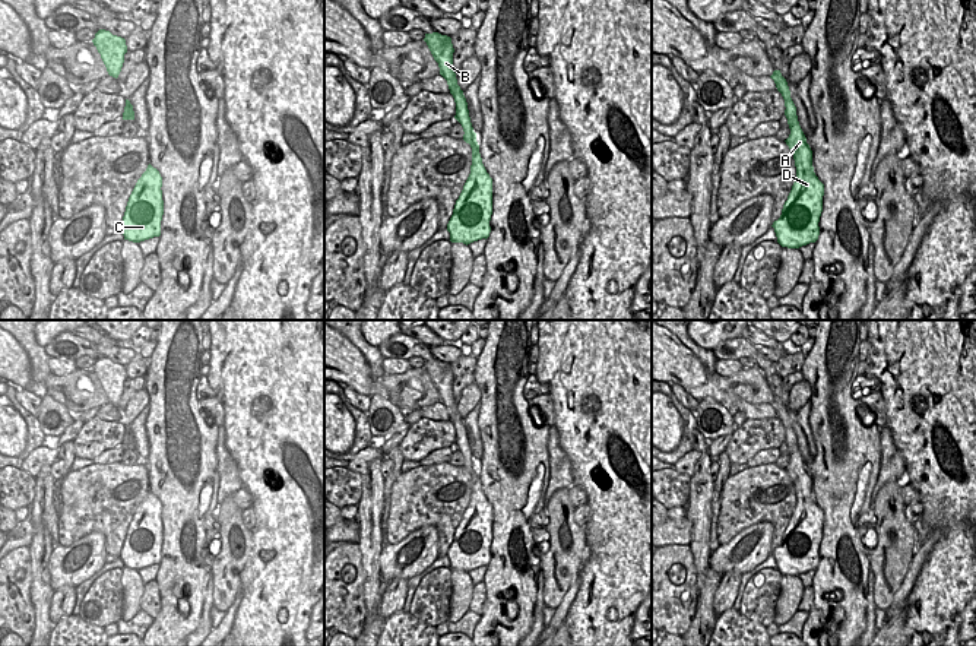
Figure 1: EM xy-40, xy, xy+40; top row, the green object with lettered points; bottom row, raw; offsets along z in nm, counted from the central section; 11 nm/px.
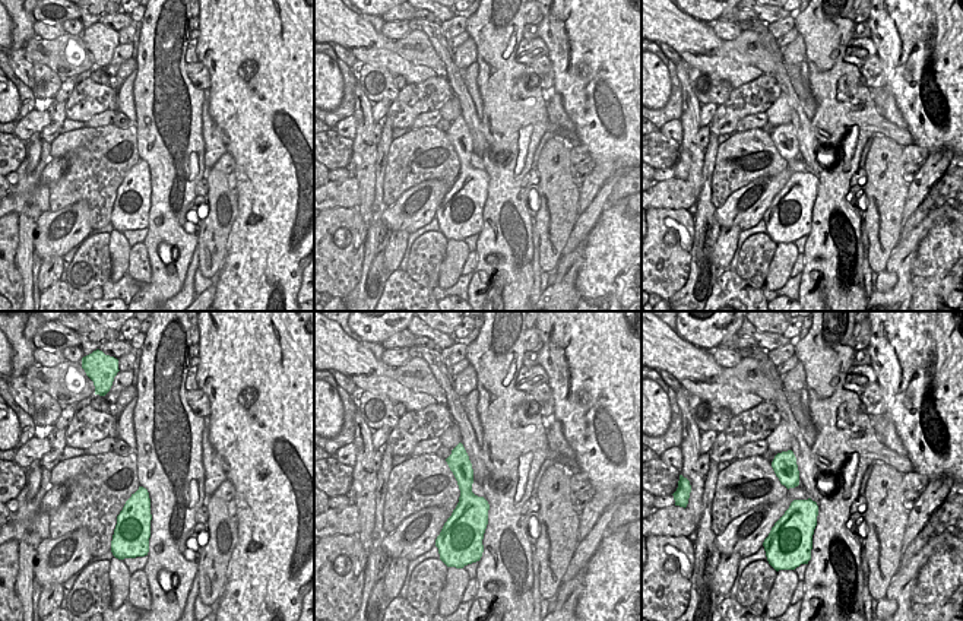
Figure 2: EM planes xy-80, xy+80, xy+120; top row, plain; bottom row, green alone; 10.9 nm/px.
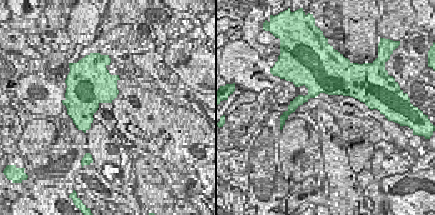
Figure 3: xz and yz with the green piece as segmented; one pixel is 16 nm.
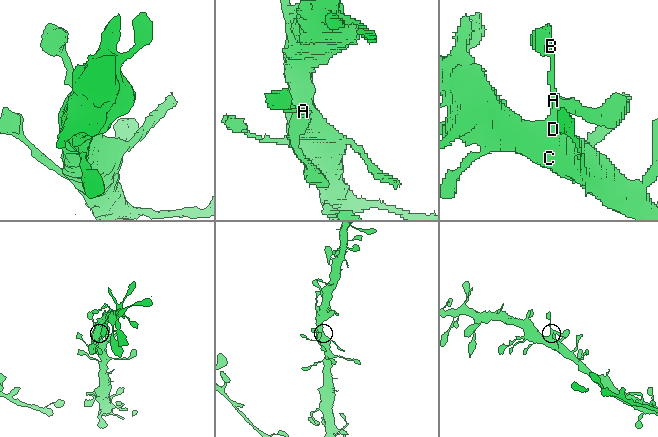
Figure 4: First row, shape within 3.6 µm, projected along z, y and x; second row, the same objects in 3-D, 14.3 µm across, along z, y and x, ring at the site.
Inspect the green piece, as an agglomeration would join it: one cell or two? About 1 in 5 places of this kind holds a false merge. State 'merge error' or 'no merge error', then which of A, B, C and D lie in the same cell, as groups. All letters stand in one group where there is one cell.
no merge error; A B C D

